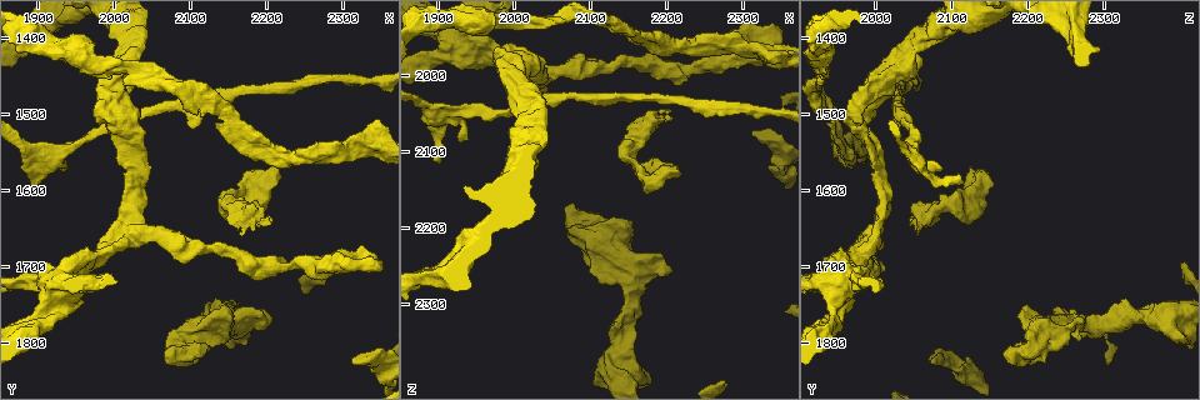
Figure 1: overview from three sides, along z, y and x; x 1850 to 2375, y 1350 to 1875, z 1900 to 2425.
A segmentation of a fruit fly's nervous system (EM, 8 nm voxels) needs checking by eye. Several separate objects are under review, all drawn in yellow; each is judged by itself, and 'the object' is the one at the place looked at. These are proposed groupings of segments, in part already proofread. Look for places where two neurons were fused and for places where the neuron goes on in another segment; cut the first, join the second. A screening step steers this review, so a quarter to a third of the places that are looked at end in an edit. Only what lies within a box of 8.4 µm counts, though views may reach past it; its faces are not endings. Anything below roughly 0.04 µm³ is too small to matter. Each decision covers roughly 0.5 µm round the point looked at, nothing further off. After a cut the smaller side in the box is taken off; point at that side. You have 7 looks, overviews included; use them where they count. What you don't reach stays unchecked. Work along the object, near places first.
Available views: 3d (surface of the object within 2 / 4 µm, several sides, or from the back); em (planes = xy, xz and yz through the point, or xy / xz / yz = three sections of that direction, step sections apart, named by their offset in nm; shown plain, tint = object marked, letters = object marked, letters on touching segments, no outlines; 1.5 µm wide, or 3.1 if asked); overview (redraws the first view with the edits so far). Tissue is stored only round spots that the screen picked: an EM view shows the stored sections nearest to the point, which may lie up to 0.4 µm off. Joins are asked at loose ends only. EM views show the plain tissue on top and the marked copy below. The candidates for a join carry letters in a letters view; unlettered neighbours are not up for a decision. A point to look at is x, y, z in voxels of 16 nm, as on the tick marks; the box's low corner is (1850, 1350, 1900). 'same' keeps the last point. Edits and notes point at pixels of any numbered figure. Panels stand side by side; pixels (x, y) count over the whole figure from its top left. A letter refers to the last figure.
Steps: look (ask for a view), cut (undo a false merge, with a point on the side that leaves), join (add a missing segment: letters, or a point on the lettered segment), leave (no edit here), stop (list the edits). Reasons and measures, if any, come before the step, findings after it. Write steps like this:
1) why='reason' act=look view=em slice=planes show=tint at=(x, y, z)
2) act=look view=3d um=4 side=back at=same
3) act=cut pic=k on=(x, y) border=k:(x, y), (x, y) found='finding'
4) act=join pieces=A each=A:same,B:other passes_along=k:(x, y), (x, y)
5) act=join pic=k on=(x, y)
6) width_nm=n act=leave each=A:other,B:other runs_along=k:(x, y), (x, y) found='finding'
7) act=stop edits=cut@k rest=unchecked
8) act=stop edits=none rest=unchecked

why='three-way junction' act=look view=3d um=4 at=(2030, 1645, 2005)

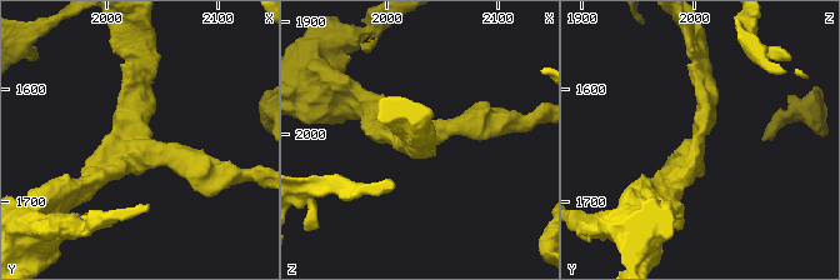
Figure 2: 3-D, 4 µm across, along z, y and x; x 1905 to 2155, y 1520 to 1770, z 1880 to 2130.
act=look view=em slice=yz step=4 show=tint at=(2028, 1650, 1998)

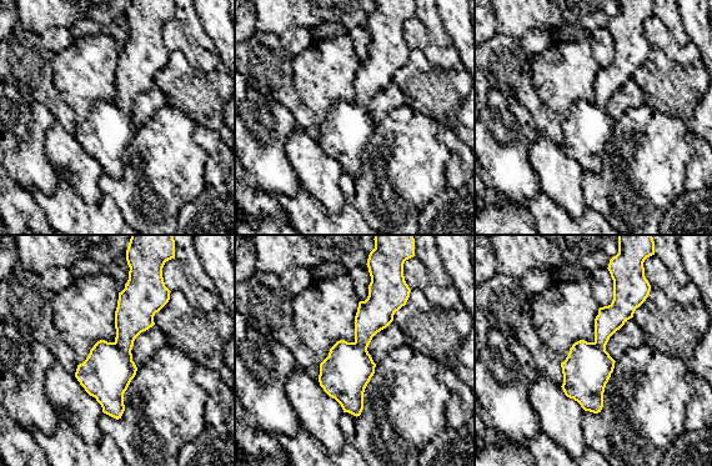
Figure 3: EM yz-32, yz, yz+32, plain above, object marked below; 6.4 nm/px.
act=look view=em slice=planes show=letters at=same

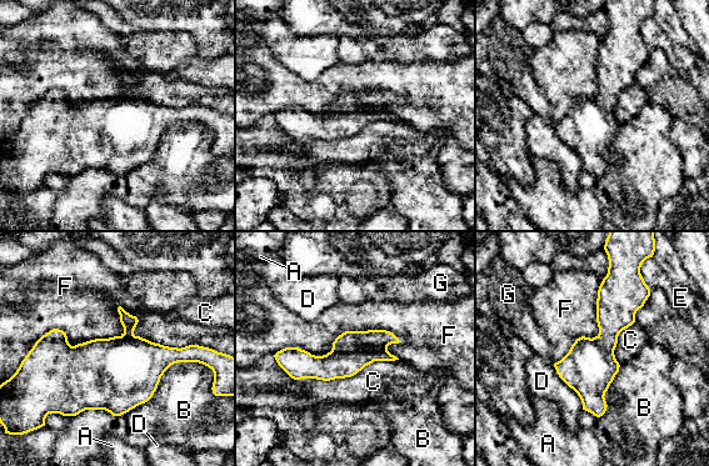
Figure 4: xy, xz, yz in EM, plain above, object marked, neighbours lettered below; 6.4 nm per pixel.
width_nm=260 act=leave each=A:other,B:other,C:other,D:other,E:other,F:other,G:other runs_along=4:(609, 277), (597, 412) found='continuous, no second neuron'

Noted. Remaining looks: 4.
why='stops while still wide' act=look view=3d um=4 at=(1935, 1765, 1945)

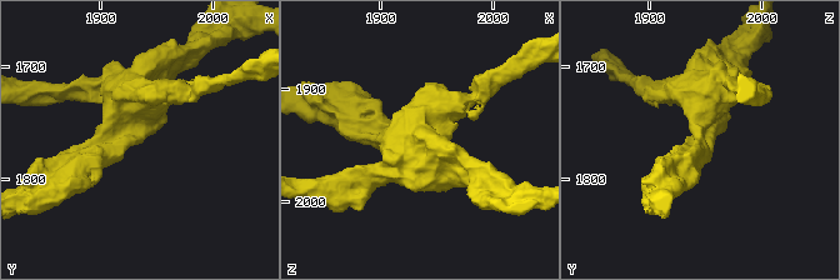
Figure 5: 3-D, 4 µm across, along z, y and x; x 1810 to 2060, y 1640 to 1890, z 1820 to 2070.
act=look view=em slice=planes show=tint at=same

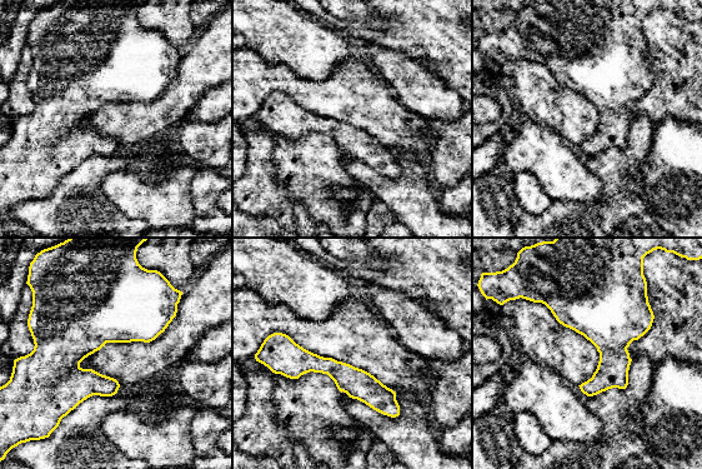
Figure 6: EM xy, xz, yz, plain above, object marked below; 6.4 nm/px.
act=look view=em slice=planes show=letters at=same

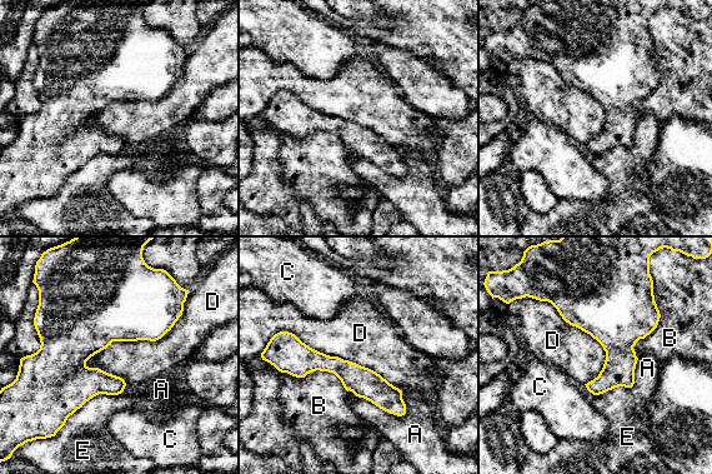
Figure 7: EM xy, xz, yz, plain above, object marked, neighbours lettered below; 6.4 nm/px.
longest_contact=D:650nm act=leave each=A:other,B:other,C:other,D:other,E:other found='no lettered segment goes on from it'

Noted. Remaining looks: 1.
act=stop edits=none rest=unchecked

